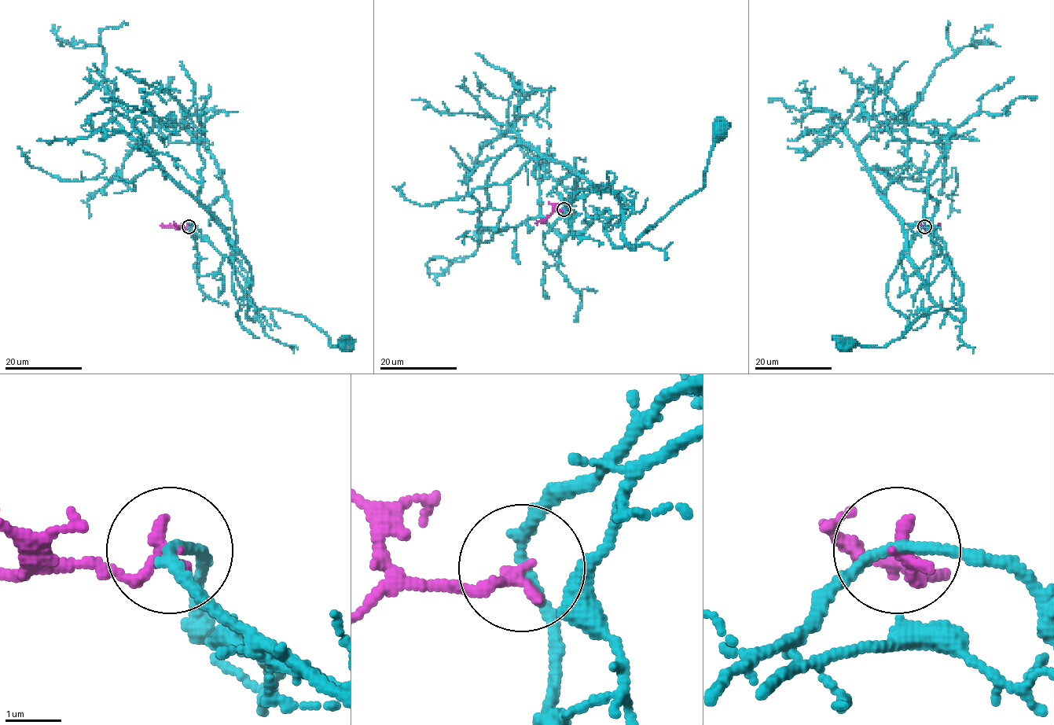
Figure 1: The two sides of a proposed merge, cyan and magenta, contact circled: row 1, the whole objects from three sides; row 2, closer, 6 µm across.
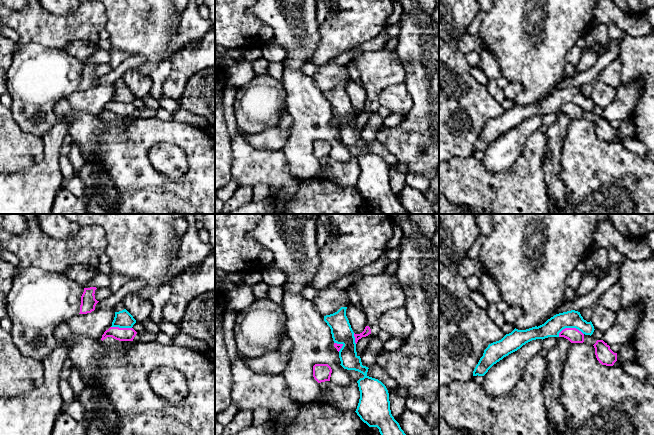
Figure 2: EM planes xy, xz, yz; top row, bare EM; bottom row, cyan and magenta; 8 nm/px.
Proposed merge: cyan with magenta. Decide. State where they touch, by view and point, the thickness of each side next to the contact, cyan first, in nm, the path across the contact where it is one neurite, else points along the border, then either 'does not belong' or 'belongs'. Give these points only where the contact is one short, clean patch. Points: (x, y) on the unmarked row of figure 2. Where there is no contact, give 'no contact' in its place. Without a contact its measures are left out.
yz (569, 103) | 150/110 nm | along yz (583, 110), (575, 104), (564, 104), (558, 112) | does not belong

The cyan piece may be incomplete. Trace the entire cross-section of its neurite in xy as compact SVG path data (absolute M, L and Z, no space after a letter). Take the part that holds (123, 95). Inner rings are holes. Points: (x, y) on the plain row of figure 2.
M124 85L122 87L115 88L115 93L111 103L132 104L135 99L136 96L133 92Z

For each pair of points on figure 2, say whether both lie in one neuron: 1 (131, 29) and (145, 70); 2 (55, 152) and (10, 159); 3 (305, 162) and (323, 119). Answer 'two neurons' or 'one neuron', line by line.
1: one neuron
2: two neurons
3: one neuron

